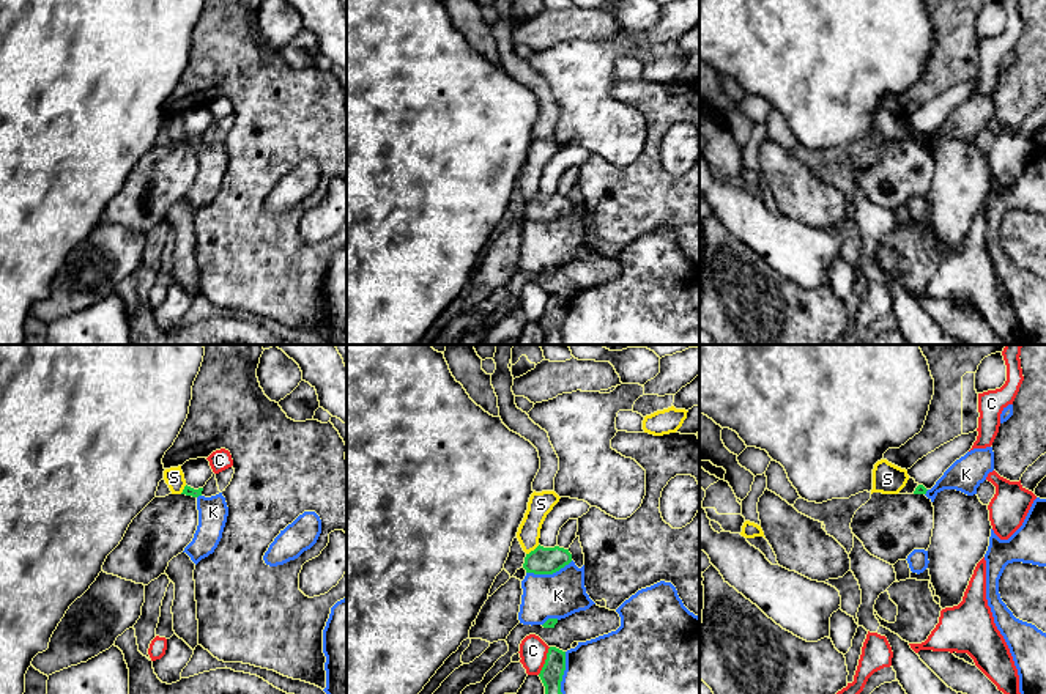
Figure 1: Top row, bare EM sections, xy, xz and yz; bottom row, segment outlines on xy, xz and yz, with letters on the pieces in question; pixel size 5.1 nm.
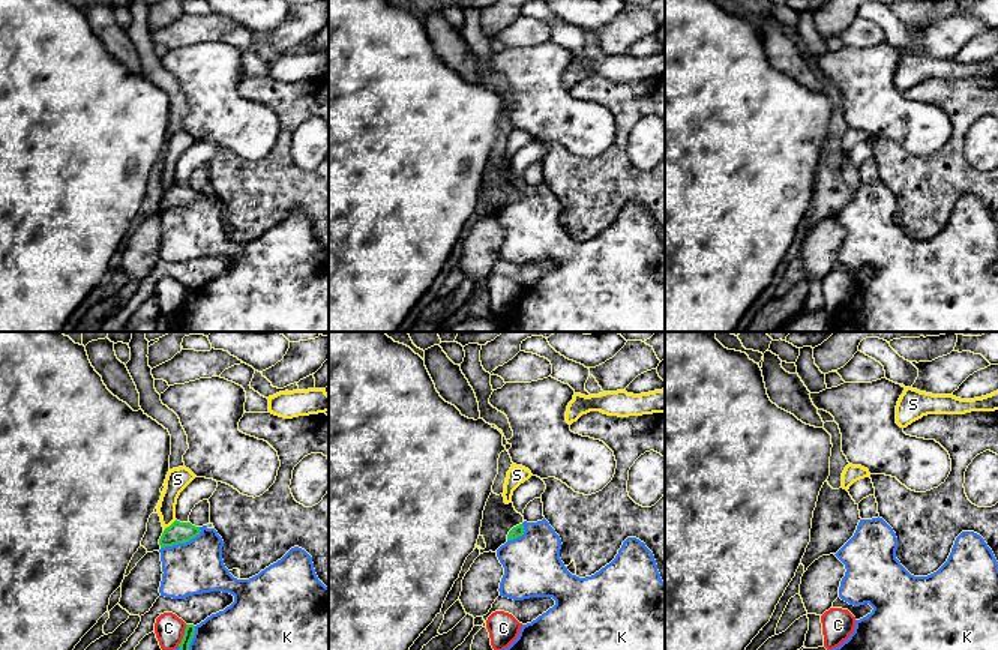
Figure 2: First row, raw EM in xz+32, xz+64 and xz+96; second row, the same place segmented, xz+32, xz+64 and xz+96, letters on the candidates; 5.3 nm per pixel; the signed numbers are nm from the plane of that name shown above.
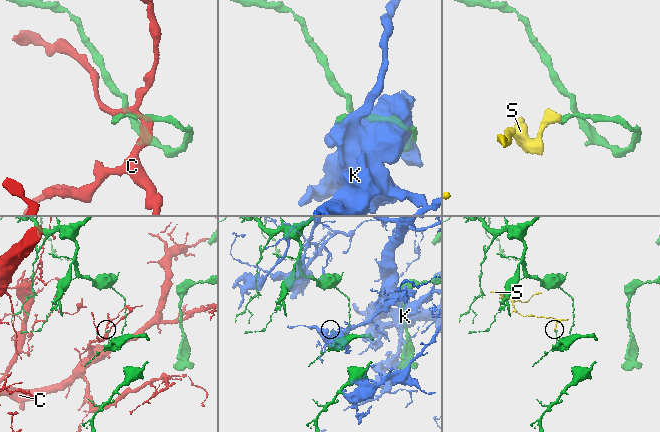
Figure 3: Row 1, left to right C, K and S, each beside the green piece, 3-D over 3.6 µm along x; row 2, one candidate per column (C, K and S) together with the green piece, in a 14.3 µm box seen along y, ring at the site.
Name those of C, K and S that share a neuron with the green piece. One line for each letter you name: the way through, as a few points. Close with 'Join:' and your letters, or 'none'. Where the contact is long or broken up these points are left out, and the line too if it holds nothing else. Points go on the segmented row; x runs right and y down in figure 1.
Join: none

